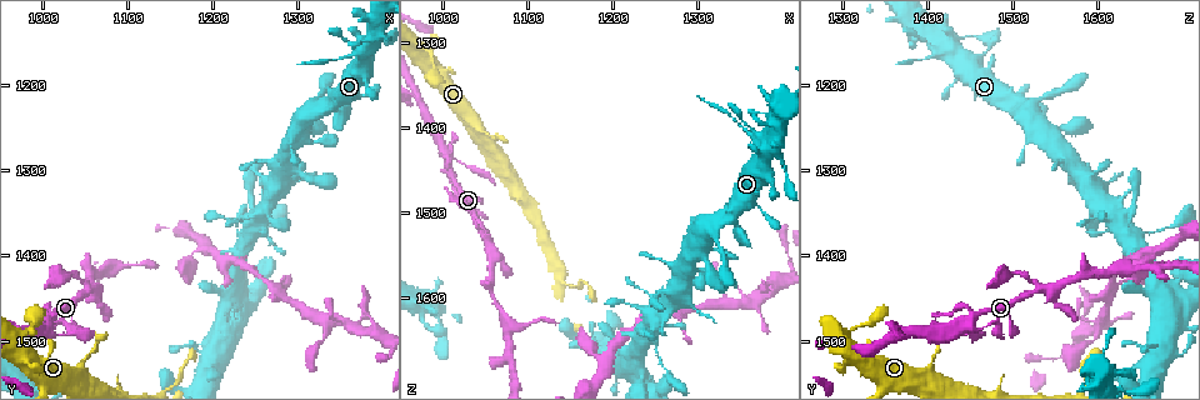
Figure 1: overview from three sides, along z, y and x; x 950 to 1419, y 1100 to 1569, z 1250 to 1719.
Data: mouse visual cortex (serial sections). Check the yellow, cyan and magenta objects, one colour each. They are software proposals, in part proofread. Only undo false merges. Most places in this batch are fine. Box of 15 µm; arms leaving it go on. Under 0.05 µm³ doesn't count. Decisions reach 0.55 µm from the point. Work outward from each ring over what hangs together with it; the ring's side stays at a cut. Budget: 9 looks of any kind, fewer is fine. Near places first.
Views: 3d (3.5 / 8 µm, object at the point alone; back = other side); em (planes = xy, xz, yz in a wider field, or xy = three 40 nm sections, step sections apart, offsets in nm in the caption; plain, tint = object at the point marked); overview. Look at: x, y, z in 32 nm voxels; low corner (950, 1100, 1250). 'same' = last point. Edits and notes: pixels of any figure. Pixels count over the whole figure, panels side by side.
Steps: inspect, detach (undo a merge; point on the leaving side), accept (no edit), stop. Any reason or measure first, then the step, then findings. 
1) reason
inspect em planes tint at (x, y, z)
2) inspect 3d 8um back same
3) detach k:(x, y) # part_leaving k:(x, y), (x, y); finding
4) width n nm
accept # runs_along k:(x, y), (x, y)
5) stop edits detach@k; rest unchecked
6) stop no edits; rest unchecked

calibre changes
inspect 3d 3.5um back at (1055, 1435, 1530)

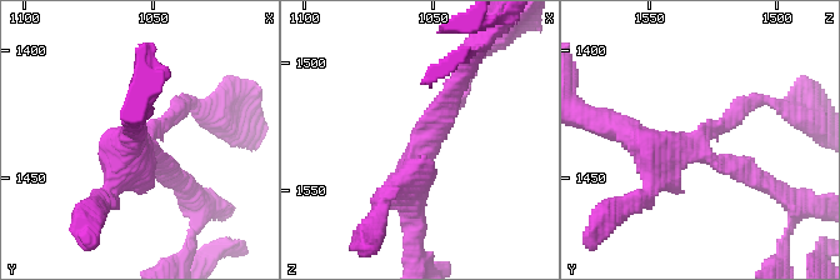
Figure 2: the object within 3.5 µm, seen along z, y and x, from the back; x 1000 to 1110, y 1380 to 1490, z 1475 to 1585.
inspect em xy step 2 plain at (1054, 1439, 1531)

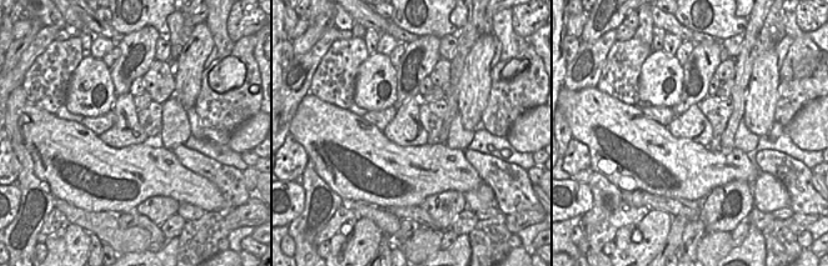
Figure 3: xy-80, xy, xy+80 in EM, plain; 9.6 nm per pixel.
inspect em xy step 2 tint same

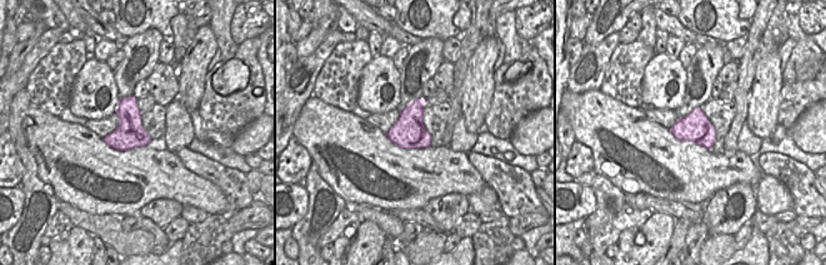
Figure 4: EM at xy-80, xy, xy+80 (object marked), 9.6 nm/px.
accept # runs_along 2:(759, 179), (621, 129); all the same cell

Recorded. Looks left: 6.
thin neck
inspect 3d 3.5um at (985, 1485, 1315)

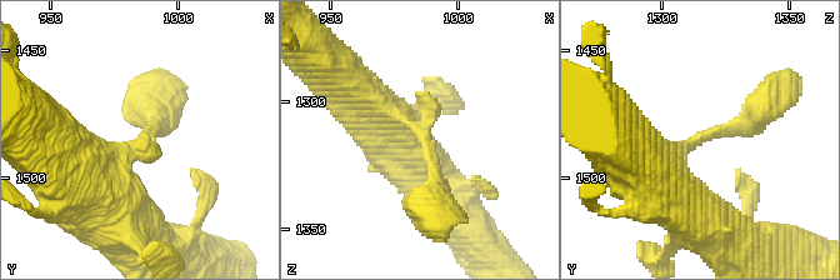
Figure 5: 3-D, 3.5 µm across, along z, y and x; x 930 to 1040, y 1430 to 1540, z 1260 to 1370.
shape alone is not enough
inspect em planes plain at (988, 1482, 1319)

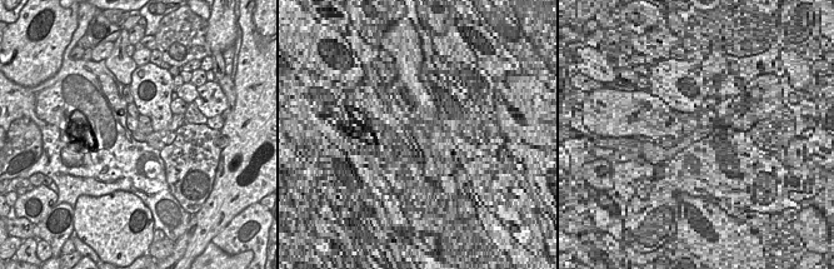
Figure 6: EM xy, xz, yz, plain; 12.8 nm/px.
inspect em planes tint same

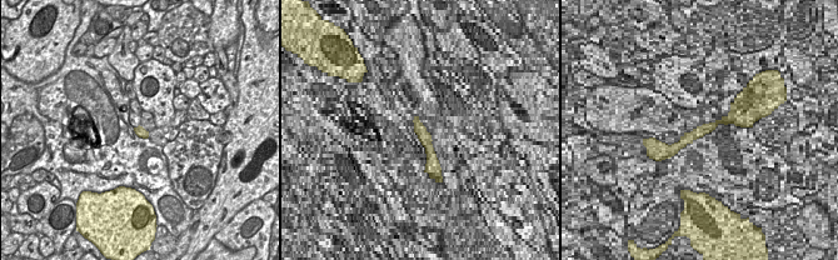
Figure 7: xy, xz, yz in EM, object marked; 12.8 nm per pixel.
accept # runs_along 5:(679, 189), (681, 150), (775, 93); all the same cell

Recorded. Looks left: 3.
sharp bend
inspect 3d 3.5um at (1010, 1480, 1445)

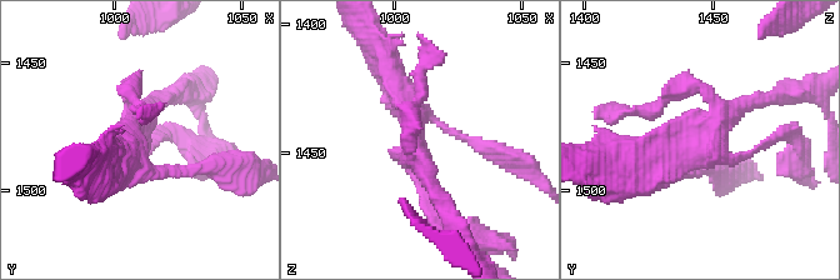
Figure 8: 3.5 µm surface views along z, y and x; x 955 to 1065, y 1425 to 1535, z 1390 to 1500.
shape alone is not enough
inspect em planes tint at (1007, 1481, 1449)

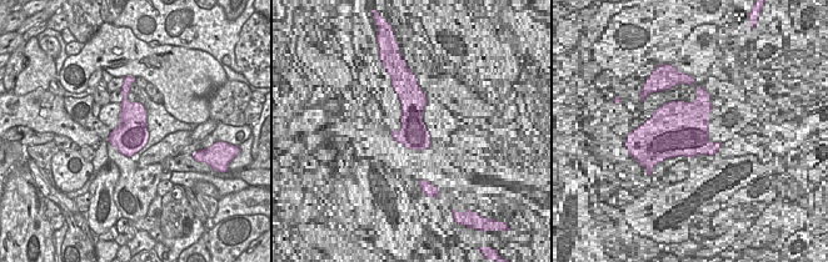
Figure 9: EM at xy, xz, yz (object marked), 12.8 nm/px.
accept # runs_along 8:(444, 205), (390, 74); all the same cell

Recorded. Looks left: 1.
stop no edits; rest unchecked

